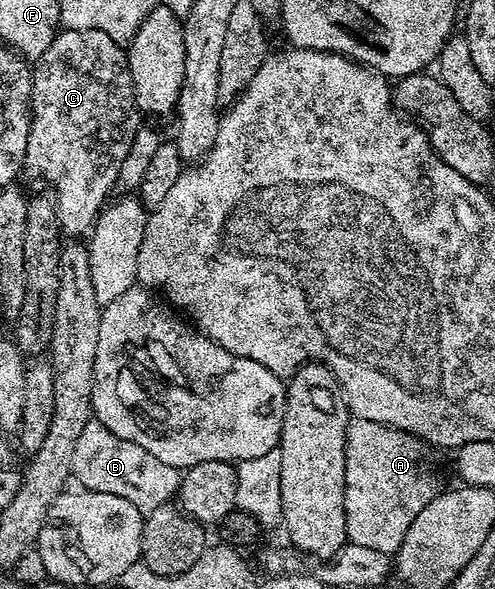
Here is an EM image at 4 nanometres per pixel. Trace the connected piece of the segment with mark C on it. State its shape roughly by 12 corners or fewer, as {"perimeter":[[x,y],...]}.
{"perimeter":[[63,29],[32,67],[21,177],[102,178],[142,121],[125,49]]}

